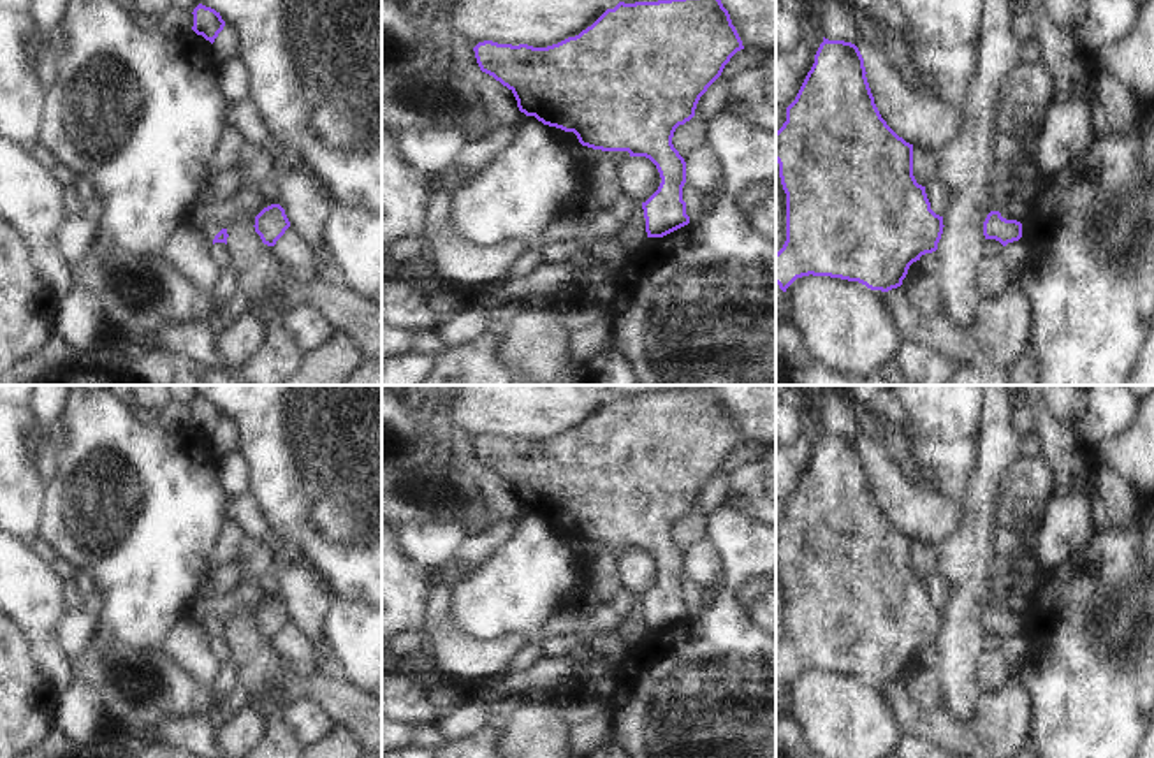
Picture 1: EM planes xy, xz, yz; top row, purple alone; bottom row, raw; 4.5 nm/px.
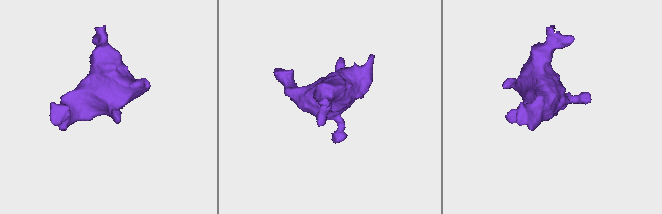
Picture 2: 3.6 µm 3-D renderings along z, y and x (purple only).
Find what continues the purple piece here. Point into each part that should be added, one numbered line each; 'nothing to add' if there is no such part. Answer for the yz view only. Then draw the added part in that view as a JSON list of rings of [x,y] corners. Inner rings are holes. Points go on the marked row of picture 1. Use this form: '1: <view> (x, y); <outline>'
nothing to add

